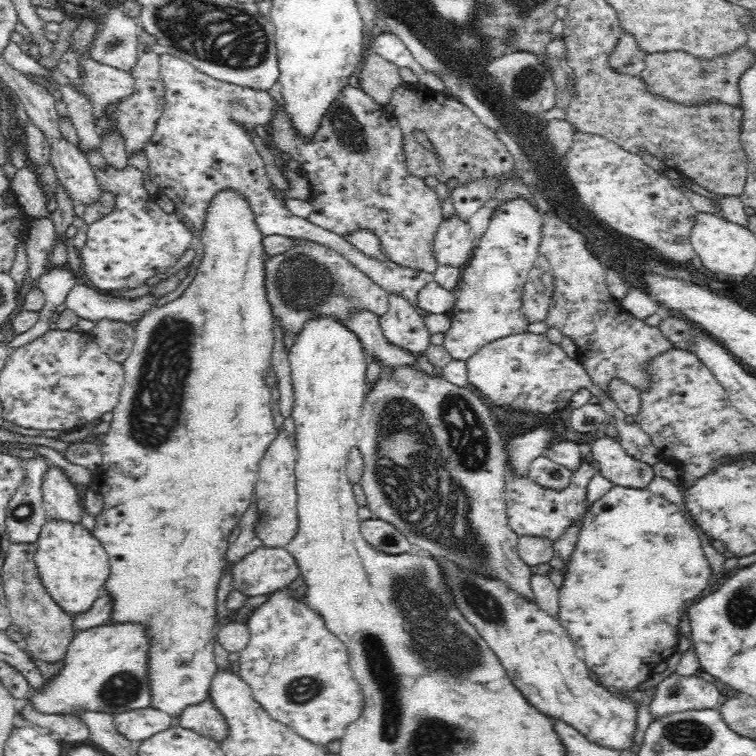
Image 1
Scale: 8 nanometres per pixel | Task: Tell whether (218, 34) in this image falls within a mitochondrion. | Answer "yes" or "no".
yes

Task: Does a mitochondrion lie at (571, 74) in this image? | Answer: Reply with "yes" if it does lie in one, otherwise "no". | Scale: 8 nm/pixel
no

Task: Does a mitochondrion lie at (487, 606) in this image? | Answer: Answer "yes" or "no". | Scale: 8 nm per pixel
yes

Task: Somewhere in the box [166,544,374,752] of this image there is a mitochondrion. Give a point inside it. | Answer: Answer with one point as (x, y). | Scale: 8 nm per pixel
(304, 690)

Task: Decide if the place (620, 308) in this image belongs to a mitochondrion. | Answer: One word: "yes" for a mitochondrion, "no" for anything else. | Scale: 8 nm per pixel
no

